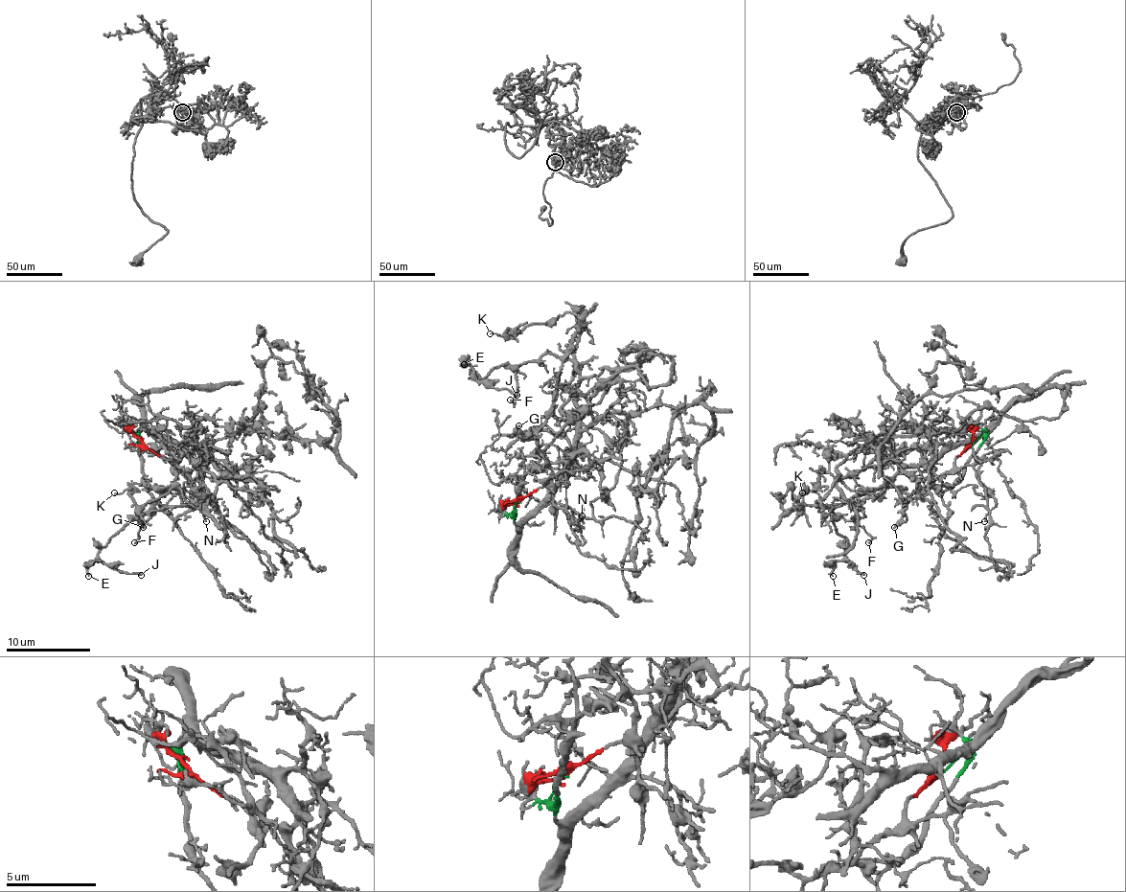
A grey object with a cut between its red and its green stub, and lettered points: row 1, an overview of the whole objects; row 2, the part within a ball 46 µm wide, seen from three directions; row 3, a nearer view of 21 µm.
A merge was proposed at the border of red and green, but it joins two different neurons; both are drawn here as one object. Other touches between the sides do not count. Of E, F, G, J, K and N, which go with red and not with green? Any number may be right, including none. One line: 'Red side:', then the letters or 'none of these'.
Red side: E, F, G, J, K, N

